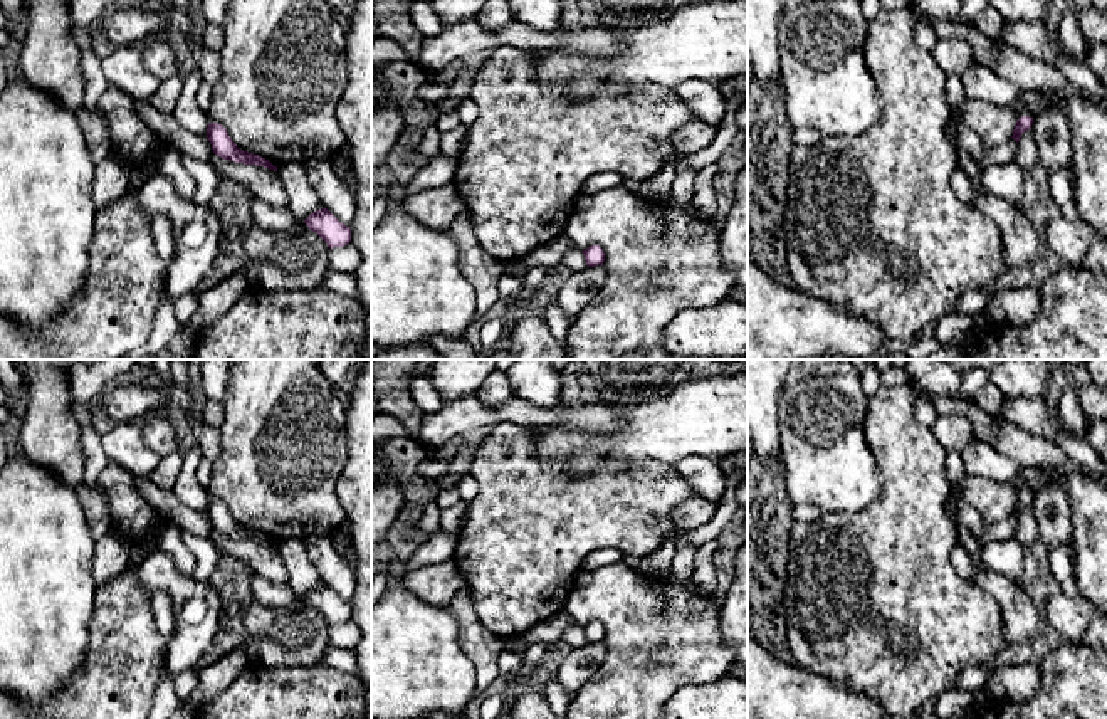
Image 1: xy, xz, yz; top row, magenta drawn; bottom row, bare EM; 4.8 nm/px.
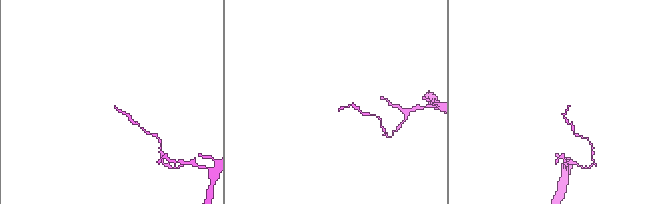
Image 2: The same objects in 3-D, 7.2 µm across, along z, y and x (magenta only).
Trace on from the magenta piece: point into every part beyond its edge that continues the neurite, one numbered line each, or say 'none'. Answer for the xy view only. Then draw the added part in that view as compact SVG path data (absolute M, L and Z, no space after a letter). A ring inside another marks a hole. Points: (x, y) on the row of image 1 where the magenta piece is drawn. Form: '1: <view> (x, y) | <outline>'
none

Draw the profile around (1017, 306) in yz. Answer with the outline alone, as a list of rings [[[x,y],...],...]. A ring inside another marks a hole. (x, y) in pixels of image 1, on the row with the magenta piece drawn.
[[[1031,286],[991,291],[991,296],[988,316],[994,321],[1021,326],[1040,312],[1040,291]]]

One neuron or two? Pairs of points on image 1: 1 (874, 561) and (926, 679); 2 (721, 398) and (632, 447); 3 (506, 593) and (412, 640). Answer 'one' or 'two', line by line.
1: one
2: one
3: two

